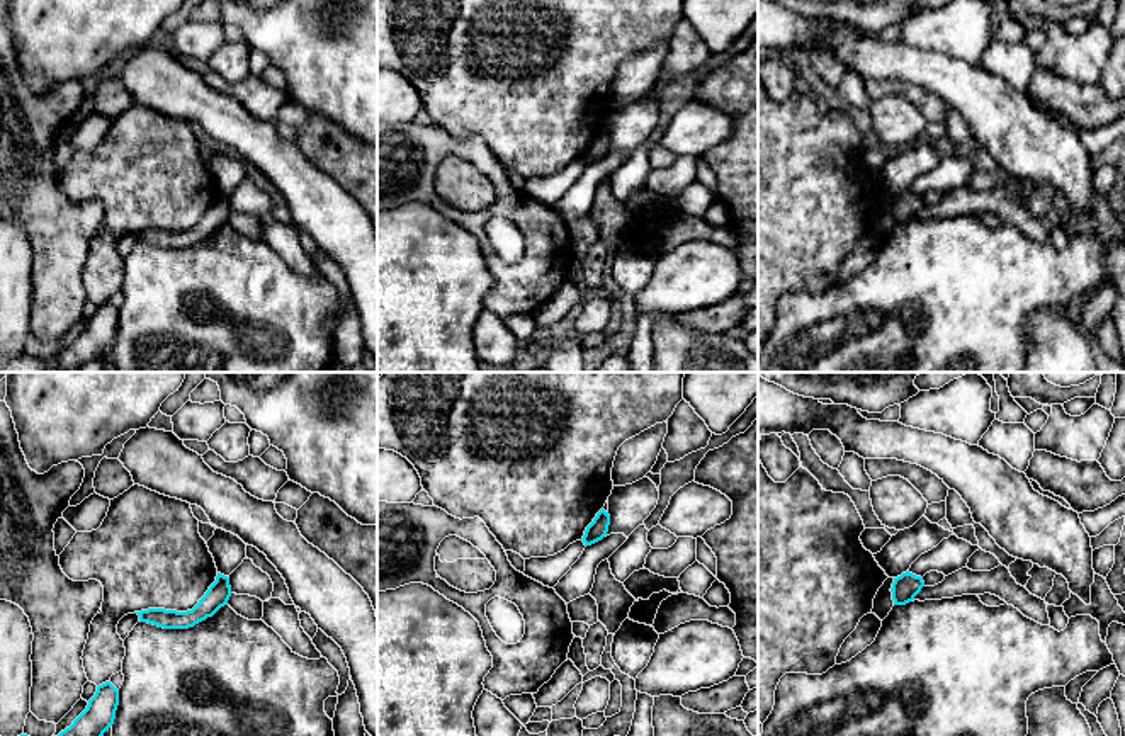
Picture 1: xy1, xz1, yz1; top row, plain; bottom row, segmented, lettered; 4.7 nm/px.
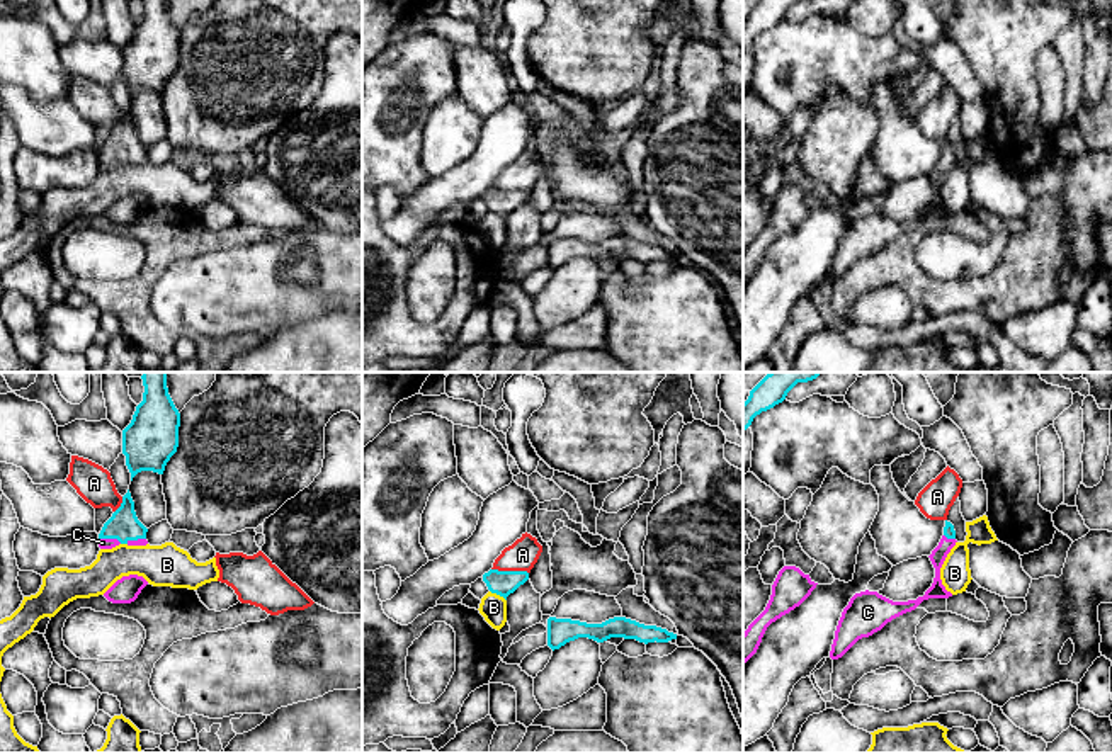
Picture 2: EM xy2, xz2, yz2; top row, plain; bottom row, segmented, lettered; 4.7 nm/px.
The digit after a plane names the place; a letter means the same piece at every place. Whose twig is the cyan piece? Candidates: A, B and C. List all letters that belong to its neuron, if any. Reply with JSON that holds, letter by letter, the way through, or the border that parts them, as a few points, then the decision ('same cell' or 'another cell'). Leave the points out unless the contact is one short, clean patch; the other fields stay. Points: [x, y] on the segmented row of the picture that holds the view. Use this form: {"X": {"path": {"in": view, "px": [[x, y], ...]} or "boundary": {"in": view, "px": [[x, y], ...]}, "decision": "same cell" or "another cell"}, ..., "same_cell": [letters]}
{"A": {"boundary": {"in": "xz2", "px": [[492, 568], [524, 570], [527, 573]]}, "decision": "another cell"}, "B": {"boundary": {"in": "xz2", "px": [[490, 590], [505, 600]]}, "decision": "another cell"}, "C": {"path": {"in": "xy2", "px": [[123, 526], [111, 537], [102, 543]]}, "decision": "same cell"}, "same_cell": ["C"]}

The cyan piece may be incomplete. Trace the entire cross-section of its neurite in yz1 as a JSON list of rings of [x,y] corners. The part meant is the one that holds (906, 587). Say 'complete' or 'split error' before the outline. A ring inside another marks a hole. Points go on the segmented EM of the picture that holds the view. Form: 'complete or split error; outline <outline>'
complete; outline [[[909,571],[894,578],[894,583],[890,588],[894,605],[906,605],[906,603],[913,602],[923,586],[924,586],[923,578],[909,573]]]

